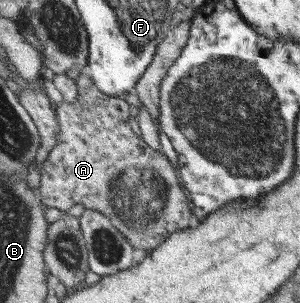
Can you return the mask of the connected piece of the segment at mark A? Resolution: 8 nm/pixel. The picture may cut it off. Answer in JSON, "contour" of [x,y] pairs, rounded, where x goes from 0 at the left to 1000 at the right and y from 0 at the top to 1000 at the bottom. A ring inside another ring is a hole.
{"contour":[[[283,231],[257,261],[260,327],[247,340],[207,333],[183,347],[200,403],[200,452],[160,505],[157,531],[140,551],[130,634],[140,670],[160,686],[190,686],[227,700],[233,683],[273,673],[283,693],[317,693],[370,723],[383,749],[467,822],[467,848],[497,848],[563,776],[587,762],[633,756],[650,743],[650,719],[633,657],[600,611],[580,551],[540,498],[520,498],[447,439],[433,413],[433,383],[450,363],[413,323],[373,320],[307,267]]]}

